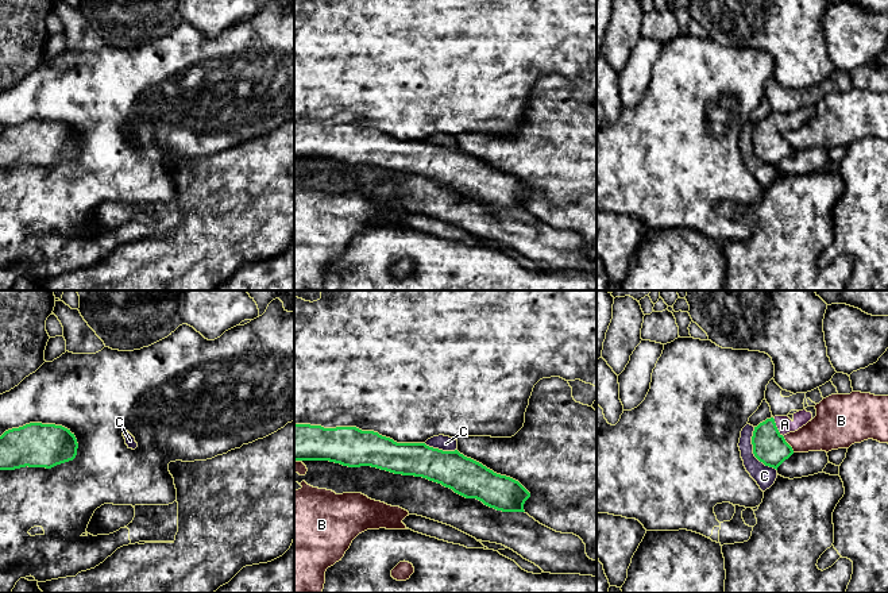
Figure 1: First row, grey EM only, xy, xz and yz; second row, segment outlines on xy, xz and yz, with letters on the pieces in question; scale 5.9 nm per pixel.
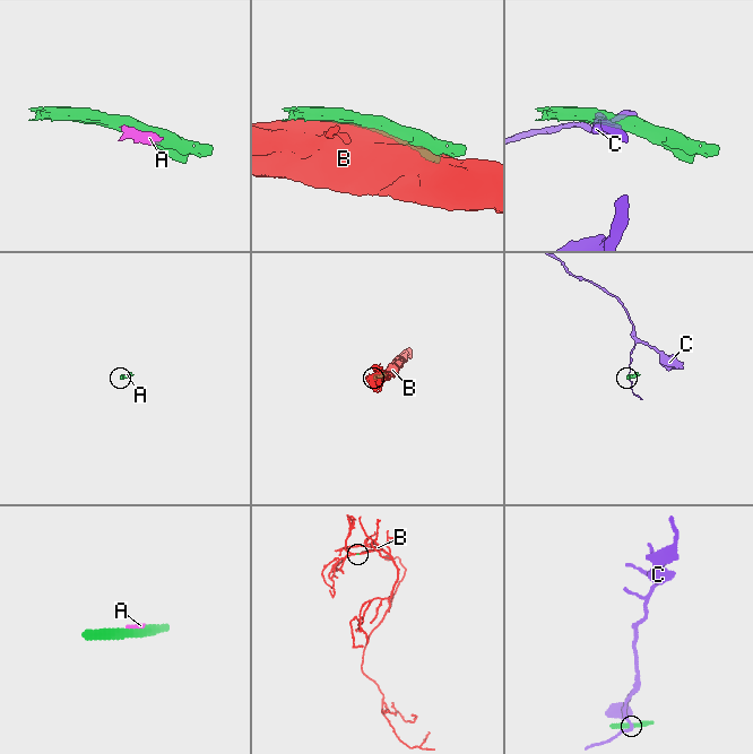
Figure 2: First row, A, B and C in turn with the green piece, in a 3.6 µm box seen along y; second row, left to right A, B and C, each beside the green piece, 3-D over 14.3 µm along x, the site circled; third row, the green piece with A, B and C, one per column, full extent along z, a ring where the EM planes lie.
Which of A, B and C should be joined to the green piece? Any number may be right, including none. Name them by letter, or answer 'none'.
A

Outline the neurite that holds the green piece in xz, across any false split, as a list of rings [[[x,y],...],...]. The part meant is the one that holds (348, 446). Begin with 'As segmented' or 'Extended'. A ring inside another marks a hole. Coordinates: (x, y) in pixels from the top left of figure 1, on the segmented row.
As segmented. [[[294,424],[294,461],[329,461],[348,467],[371,466],[422,477],[502,512],[525,512],[524,504],[530,497],[518,481],[494,473],[457,450],[397,443],[356,427]]]

